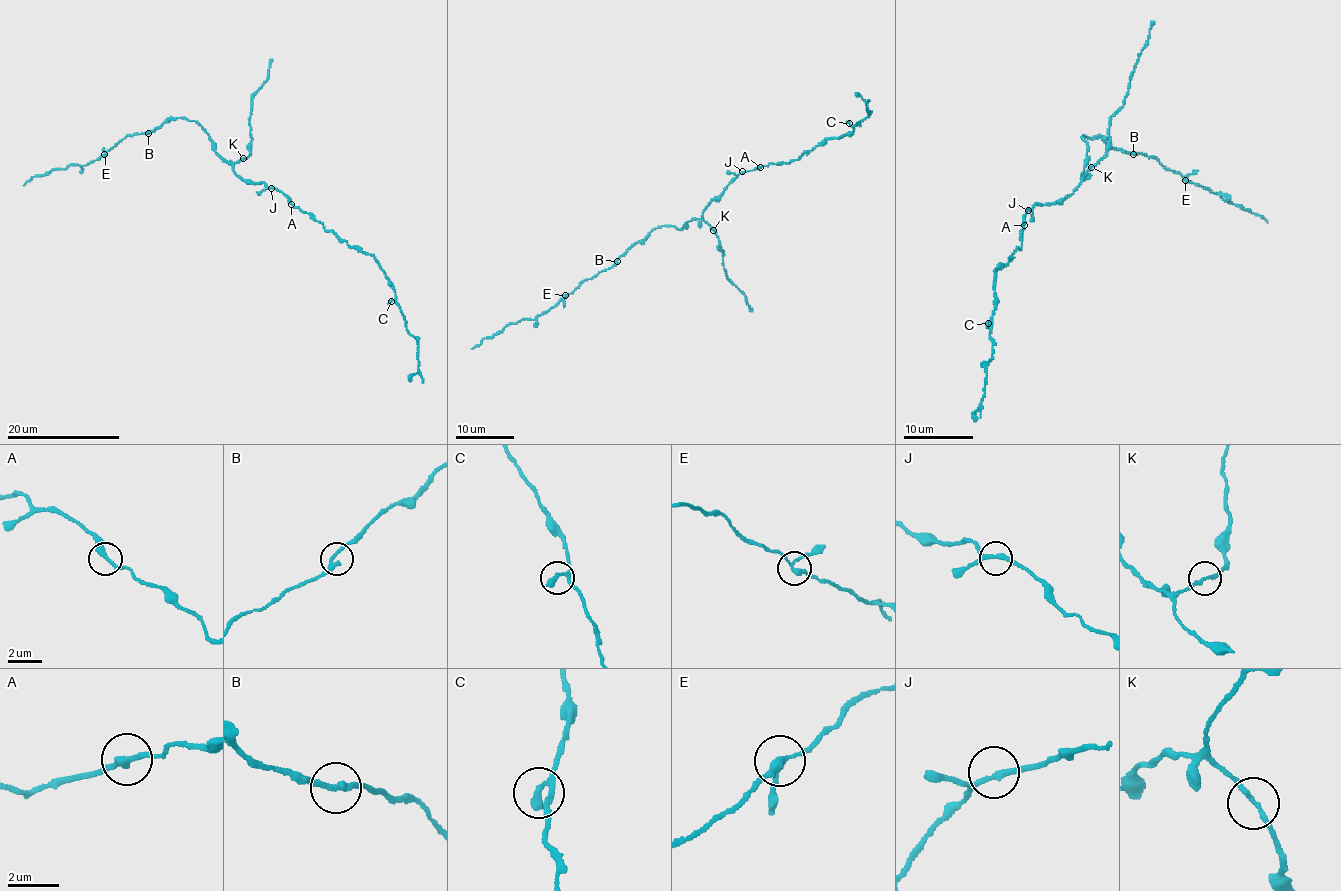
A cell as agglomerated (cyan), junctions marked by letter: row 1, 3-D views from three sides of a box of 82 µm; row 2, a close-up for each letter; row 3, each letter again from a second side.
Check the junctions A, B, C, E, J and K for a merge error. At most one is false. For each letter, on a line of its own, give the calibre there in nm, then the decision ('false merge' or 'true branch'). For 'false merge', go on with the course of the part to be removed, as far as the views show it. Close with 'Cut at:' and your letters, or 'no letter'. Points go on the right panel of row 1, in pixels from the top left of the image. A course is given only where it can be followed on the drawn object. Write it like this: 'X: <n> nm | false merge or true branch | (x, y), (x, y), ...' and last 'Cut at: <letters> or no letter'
A: 280 nm | true branch
B: 220 nm | true branch
C: 240 nm | true branch
E: 200 nm | true branch
J: 190 nm | true branch
K: 180 nm | true branch
Cut at: no letter

